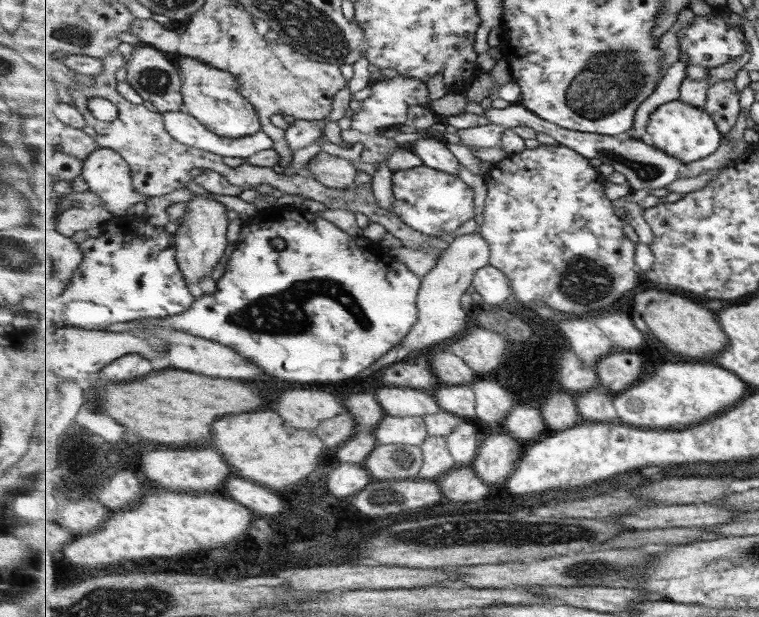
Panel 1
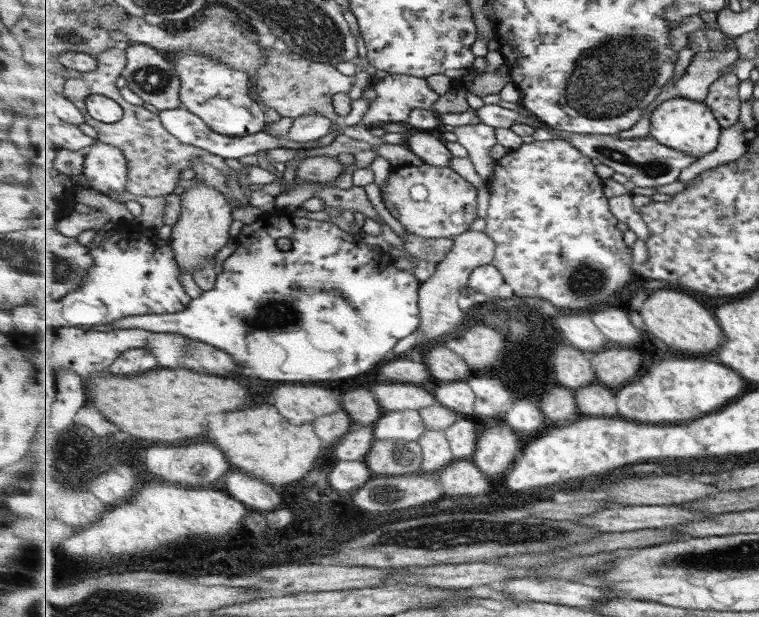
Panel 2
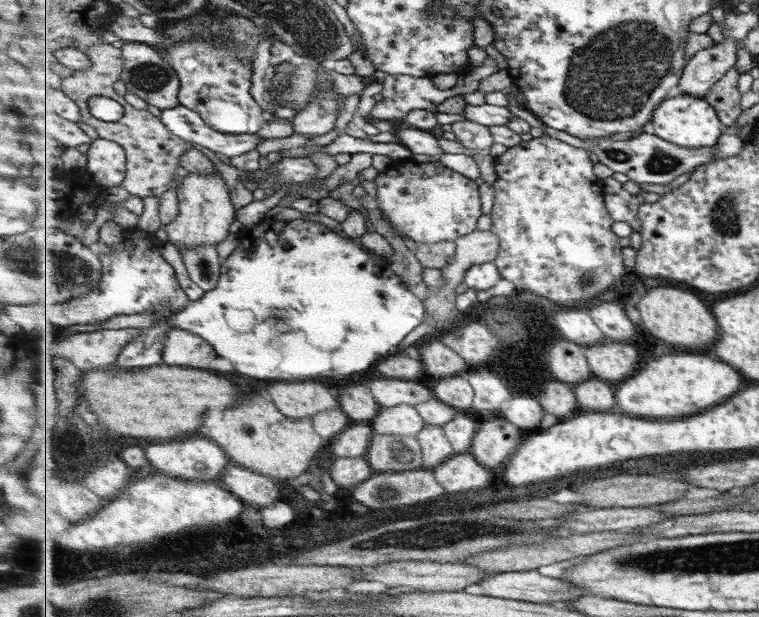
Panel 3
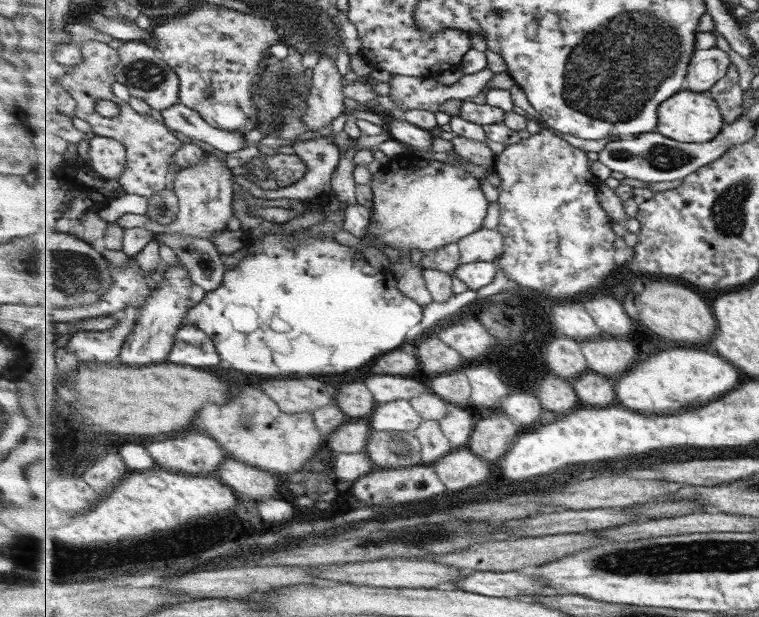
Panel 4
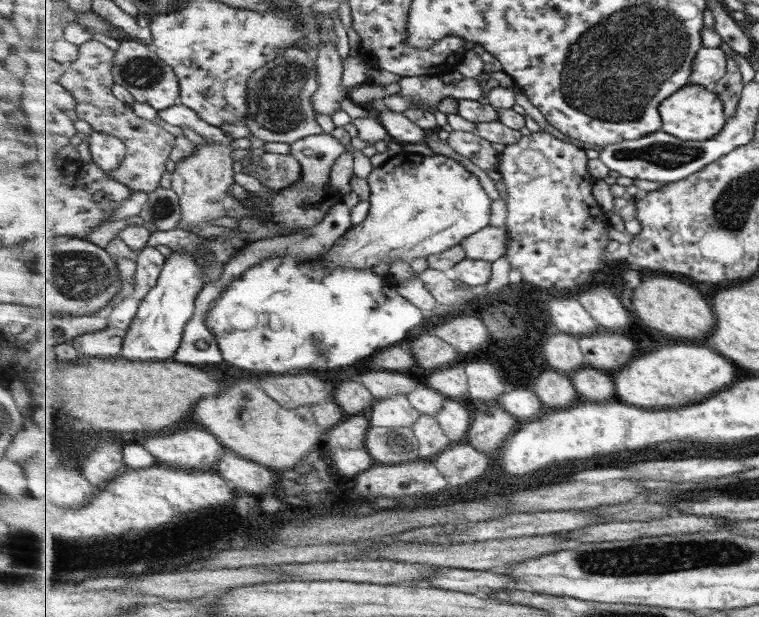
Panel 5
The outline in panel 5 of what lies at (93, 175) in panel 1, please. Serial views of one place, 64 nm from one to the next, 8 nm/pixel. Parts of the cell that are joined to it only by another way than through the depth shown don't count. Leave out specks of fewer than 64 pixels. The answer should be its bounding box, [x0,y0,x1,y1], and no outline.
[91,129,127,172]

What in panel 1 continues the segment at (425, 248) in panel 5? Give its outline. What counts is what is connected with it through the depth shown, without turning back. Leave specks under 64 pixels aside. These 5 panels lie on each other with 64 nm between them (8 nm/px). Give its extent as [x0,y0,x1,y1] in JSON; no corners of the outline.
[389,164,476,234]

